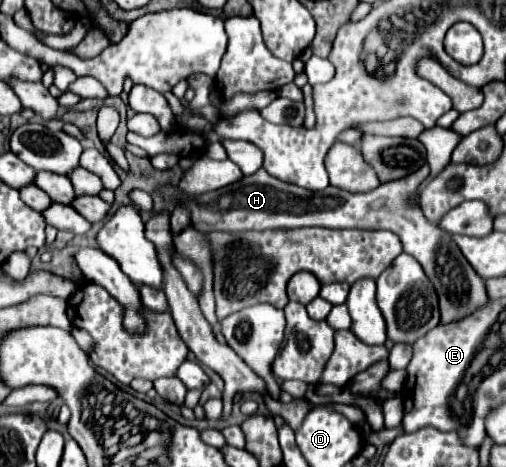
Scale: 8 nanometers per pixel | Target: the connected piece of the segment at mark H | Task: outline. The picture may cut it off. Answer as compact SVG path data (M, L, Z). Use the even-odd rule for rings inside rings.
M259 168L255 174L241 178L239 182L233 182L231 186L207 192L203 196L197 196L195 202L191 202L191 222L199 230L291 230L291 228L303 228L303 226L325 226L325 228L361 228L361 230L391 230L401 238L403 252L411 254L417 262L421 262L425 274L431 278L437 296L439 296L439 308L441 308L441 322L455 322L459 318L465 318L467 314L475 312L479 306L483 306L489 298L485 292L485 280L475 274L471 264L461 258L459 246L453 242L453 236L445 232L443 228L429 222L419 204L415 202L415 192L419 184L429 176L429 170L417 170L415 174L407 174L407 178L399 178L395 182L385 182L379 188L365 192L365 194L351 194L333 186L327 186L321 192L303 190L299 186L281 182L277 178L271 178L263 168Z

